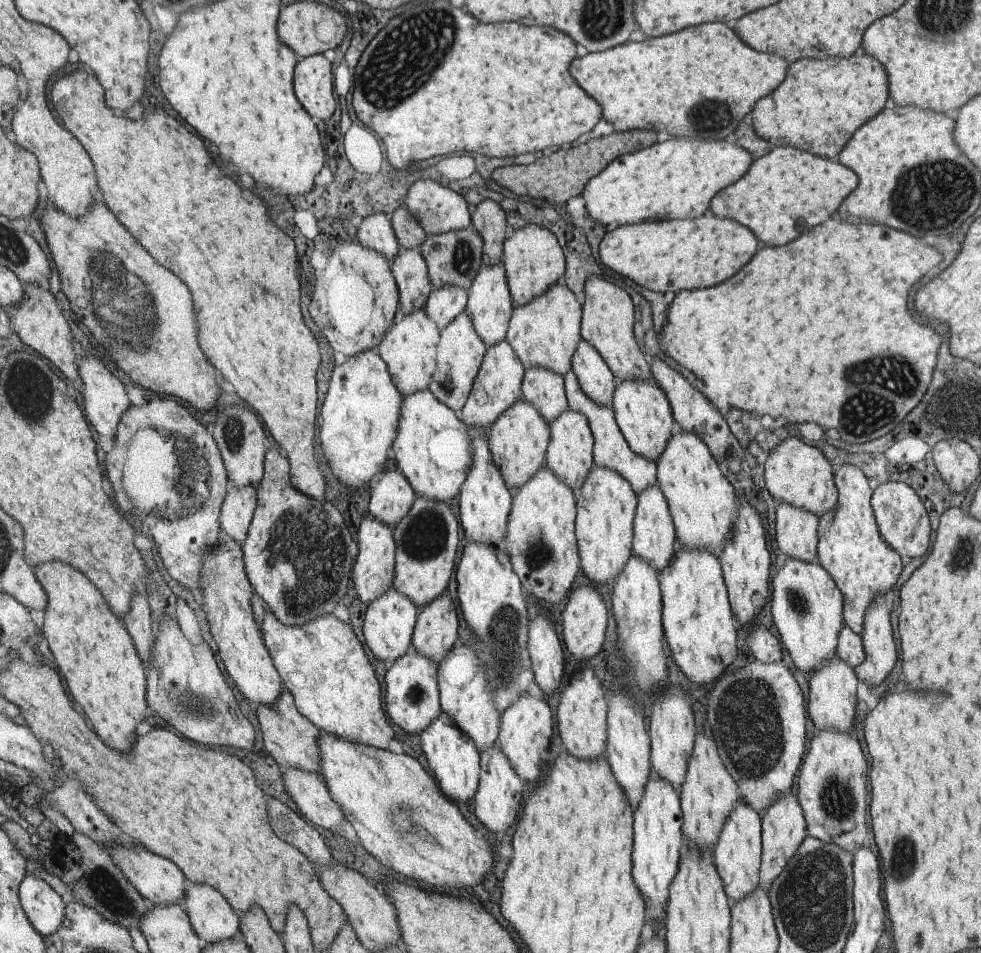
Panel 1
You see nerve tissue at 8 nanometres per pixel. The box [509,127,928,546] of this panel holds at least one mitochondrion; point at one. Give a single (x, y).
(882, 380)

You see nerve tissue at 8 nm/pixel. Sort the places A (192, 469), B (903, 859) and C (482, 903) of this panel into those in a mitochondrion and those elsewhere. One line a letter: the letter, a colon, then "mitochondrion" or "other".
A: mitochondrion
B: mitochondrion
C: other

